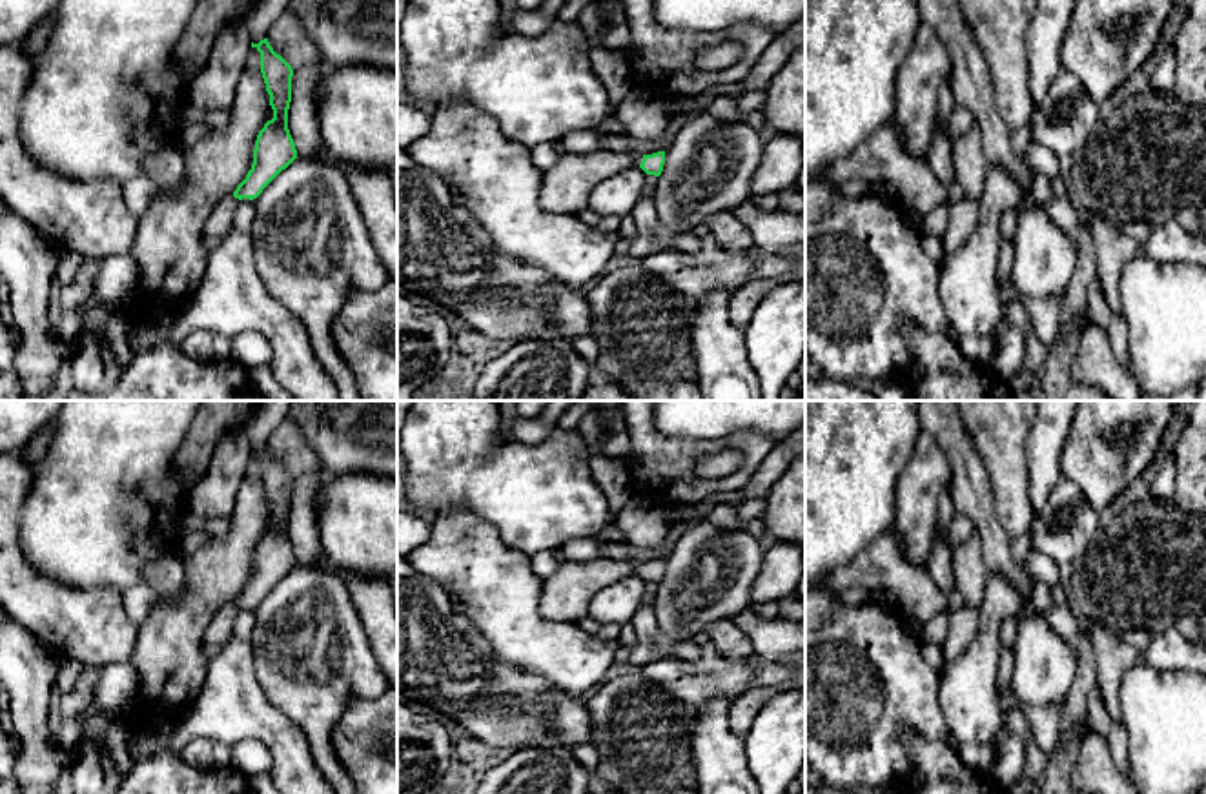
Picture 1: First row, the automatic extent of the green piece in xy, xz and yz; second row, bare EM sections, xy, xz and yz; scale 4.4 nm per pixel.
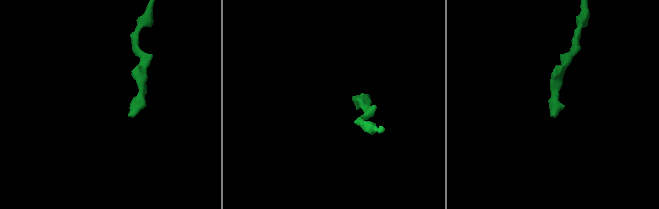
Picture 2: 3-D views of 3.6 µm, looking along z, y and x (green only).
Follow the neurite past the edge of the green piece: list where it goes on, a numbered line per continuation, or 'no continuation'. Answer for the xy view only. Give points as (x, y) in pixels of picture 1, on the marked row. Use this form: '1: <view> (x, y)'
1: xy (219, 223)

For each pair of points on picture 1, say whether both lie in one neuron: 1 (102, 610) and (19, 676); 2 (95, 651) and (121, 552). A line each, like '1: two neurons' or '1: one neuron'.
1: two neurons
2: two neurons

